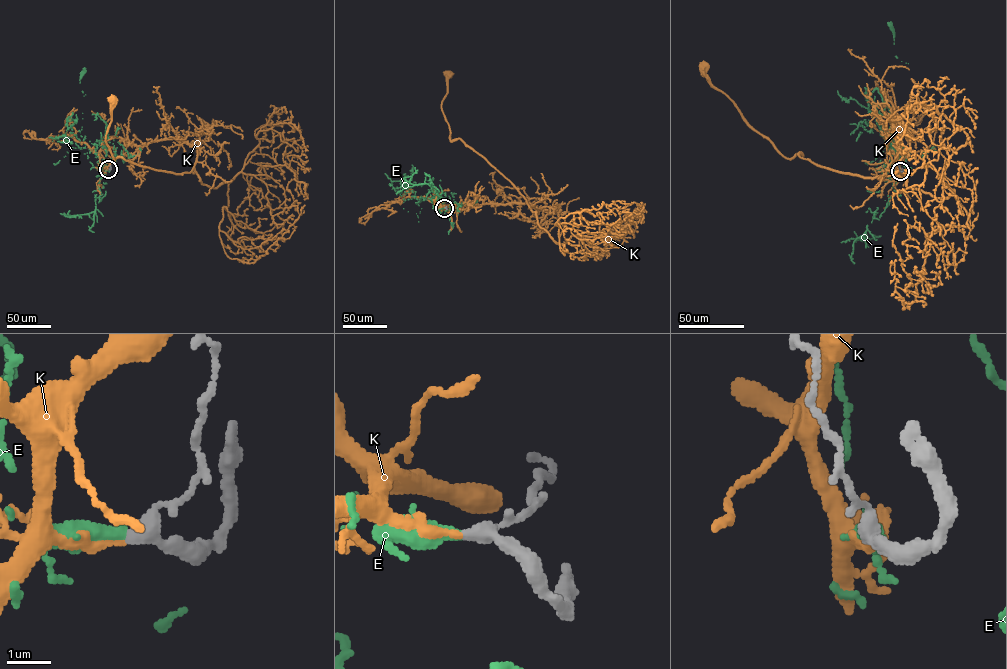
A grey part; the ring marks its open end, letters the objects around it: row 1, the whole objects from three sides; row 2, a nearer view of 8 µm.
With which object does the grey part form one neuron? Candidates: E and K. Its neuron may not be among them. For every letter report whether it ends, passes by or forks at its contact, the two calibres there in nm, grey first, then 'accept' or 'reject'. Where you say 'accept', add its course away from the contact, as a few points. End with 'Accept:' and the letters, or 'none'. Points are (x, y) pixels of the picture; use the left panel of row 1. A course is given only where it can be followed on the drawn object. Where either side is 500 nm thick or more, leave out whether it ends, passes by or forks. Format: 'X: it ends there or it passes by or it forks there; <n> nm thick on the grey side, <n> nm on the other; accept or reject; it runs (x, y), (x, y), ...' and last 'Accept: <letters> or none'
E: it ends there; 280 nm thick on the grey side, 380 nm on the other; accept; it runs (108, 169), (100, 178), (102, 165), (94, 149), (69, 147), (67, 143), (67, 138), (81, 129), (83, 68)
K: it ends there; 280 nm thick on the grey side, 190 nm on the other; reject
Accept: E

